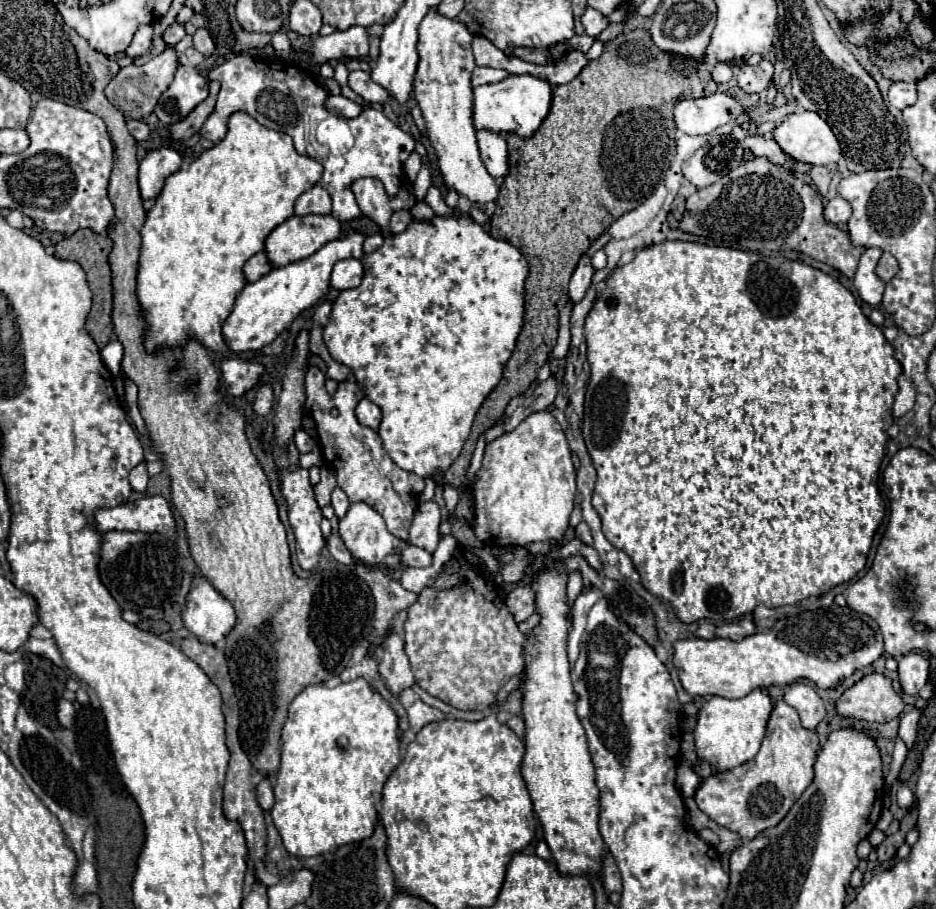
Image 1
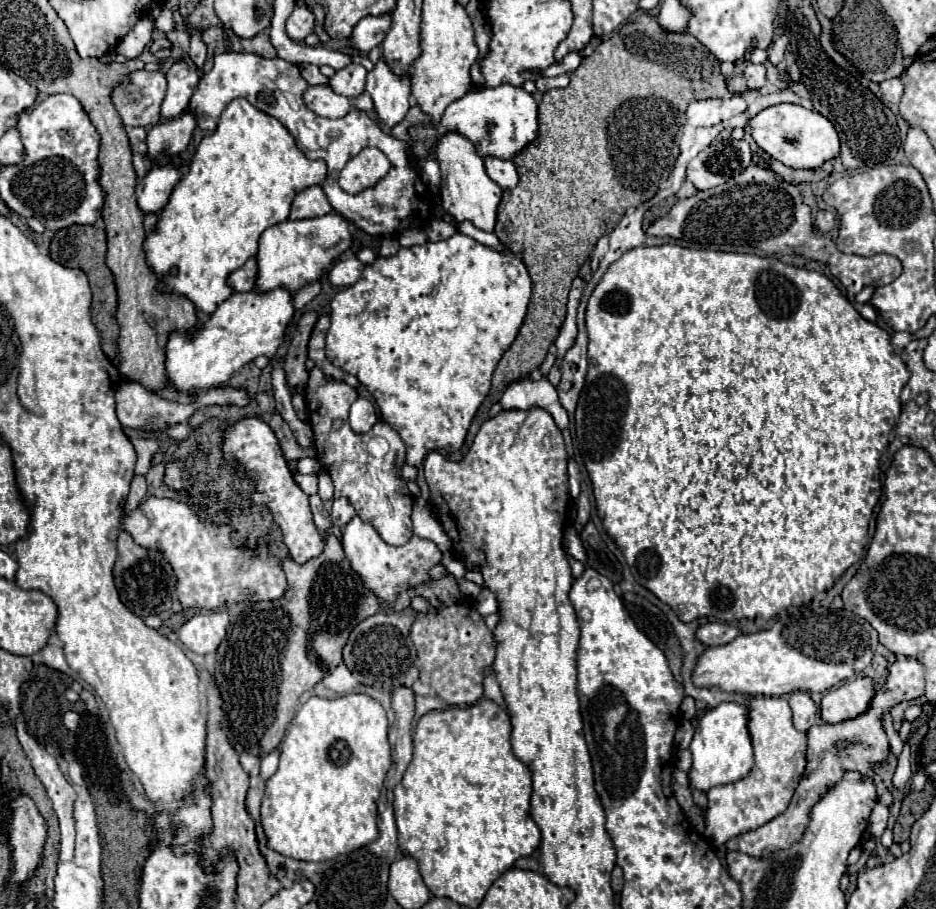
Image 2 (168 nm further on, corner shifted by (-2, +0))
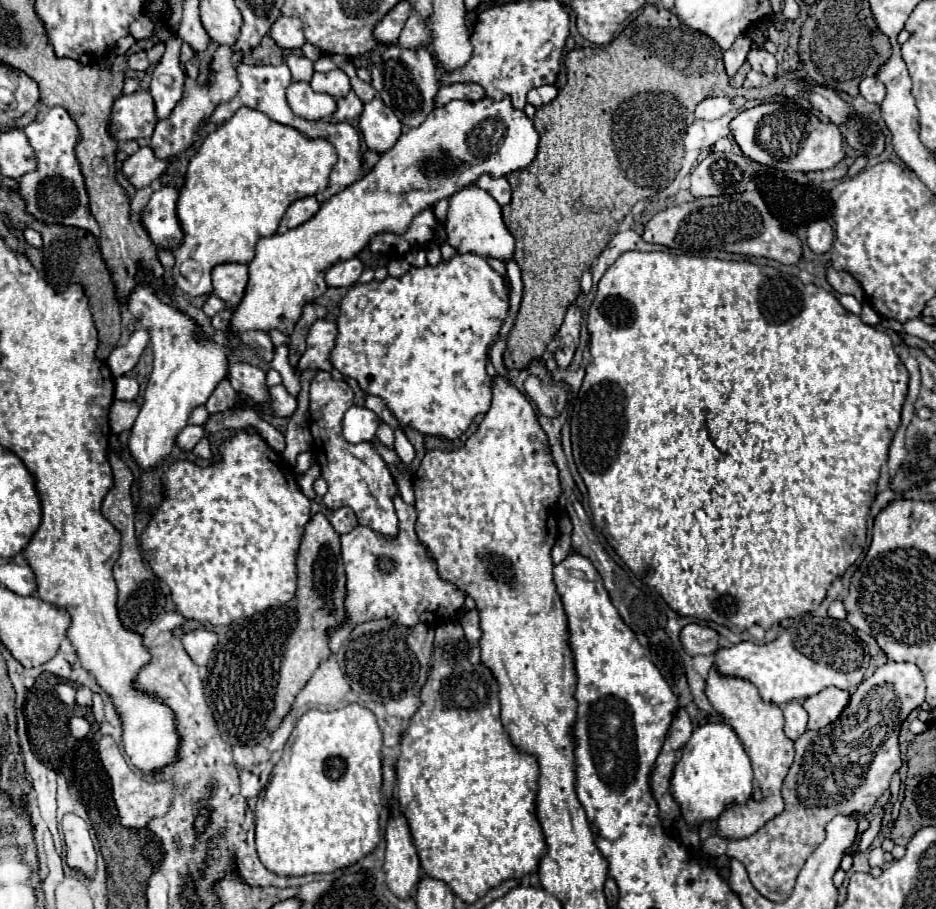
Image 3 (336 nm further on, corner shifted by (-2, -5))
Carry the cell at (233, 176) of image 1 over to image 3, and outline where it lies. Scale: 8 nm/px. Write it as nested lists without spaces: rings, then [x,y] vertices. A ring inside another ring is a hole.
[[[239,108],[231,120],[227,120],[223,126],[219,126],[205,138],[201,150],[189,162],[191,178],[187,168],[185,186],[181,188],[181,200],[177,200],[177,216],[181,218],[181,226],[185,232],[183,244],[173,250],[173,278],[177,286],[191,296],[211,294],[213,266],[223,262],[251,262],[257,240],[273,236],[277,232],[277,226],[291,202],[309,194],[315,196],[317,192],[327,188],[329,174],[335,162],[337,154],[329,140],[309,138],[291,126],[273,122],[259,110]]]

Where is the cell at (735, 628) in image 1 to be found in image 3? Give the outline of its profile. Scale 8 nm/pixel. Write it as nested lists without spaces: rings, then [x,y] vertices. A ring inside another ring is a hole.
[[[687,624],[679,632],[679,640],[689,656],[715,652],[717,638],[719,638],[719,634],[715,630],[711,630],[709,626],[701,626],[701,624]]]

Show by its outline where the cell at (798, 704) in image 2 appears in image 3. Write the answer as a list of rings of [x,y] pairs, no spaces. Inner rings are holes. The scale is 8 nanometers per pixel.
[[[789,702],[787,708],[783,710],[785,716],[785,736],[791,740],[797,740],[805,730],[807,730],[807,712],[799,702]]]

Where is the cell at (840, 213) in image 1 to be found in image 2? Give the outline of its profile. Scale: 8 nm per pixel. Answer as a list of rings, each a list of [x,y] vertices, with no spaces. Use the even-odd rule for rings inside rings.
[[[825,209],[825,211],[819,211],[817,217],[815,217],[815,227],[821,231],[821,233],[827,233],[835,227],[837,223],[837,213],[833,209]]]

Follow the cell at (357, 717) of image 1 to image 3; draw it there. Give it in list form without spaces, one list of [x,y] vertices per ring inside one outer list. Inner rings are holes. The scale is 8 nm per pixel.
[[[349,704],[341,710],[309,710],[295,724],[281,760],[275,764],[263,796],[257,800],[257,854],[263,866],[279,876],[305,876],[347,868],[373,852],[381,840],[381,728],[367,708]]]

